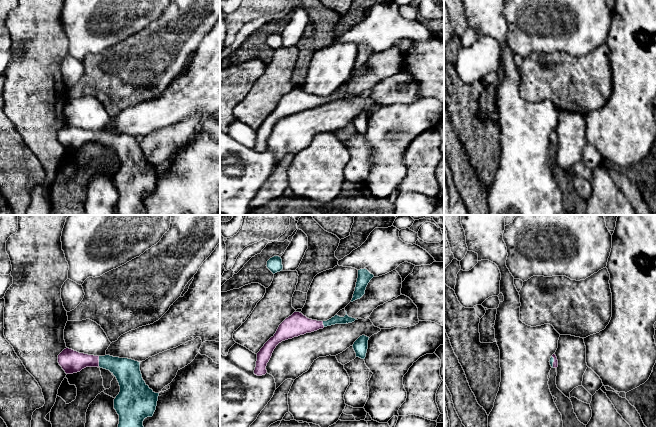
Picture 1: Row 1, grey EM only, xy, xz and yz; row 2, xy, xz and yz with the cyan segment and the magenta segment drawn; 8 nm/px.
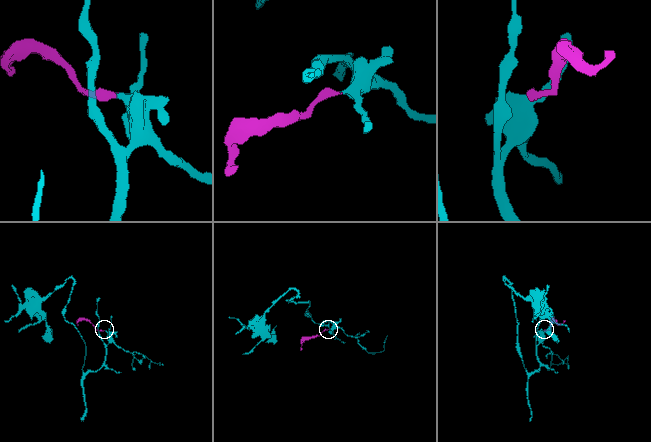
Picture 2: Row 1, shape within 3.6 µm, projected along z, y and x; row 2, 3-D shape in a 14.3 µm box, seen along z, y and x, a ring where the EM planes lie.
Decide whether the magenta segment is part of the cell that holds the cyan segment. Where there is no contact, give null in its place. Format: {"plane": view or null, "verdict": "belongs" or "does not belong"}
{"plane": "xy", "verdict": "belongs"}

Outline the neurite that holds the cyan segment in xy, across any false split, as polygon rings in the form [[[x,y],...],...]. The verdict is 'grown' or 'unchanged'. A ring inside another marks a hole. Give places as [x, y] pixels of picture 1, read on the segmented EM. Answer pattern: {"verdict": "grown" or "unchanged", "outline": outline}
{"verdict": "grown", "outline": [[[66,348],[58,355],[58,363],[66,374],[80,372],[86,367],[100,367],[109,370],[116,377],[120,386],[120,392],[114,399],[114,409],[119,415],[118,427],[144,427],[144,419],[153,416],[159,393],[155,393],[150,389],[143,380],[140,371],[140,362],[110,355],[88,355]]]}

